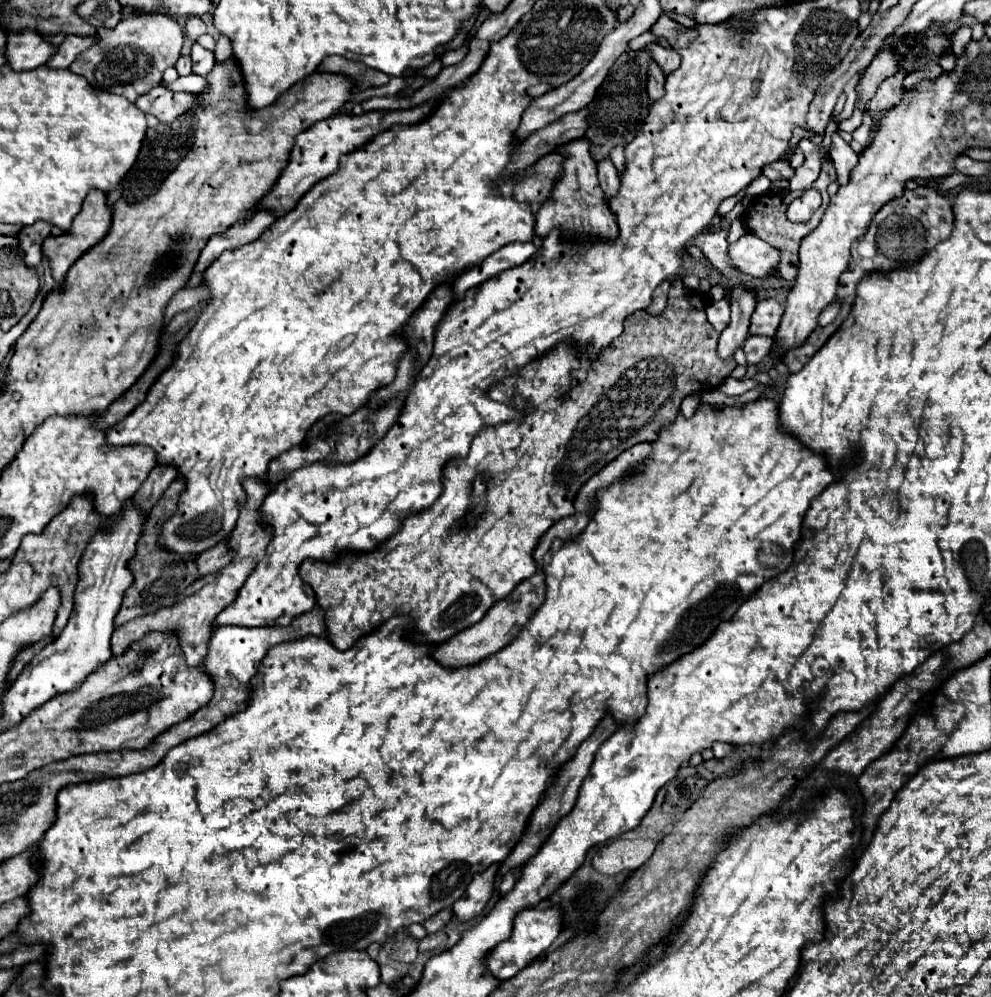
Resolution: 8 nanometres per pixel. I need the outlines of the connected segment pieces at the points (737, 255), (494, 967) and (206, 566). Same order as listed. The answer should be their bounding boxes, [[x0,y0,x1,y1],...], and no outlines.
[[728,235,780,279],[482,907,560,981],[196,543,232,577]]

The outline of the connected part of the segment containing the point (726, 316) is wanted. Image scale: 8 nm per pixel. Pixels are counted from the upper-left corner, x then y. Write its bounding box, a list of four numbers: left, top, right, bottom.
[706,299,730,333]

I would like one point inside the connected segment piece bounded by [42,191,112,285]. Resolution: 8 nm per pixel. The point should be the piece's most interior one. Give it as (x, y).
(92, 223)

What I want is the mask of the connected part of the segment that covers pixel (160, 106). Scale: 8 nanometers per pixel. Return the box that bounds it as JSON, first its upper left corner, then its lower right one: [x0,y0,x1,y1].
[136,85,200,125]

